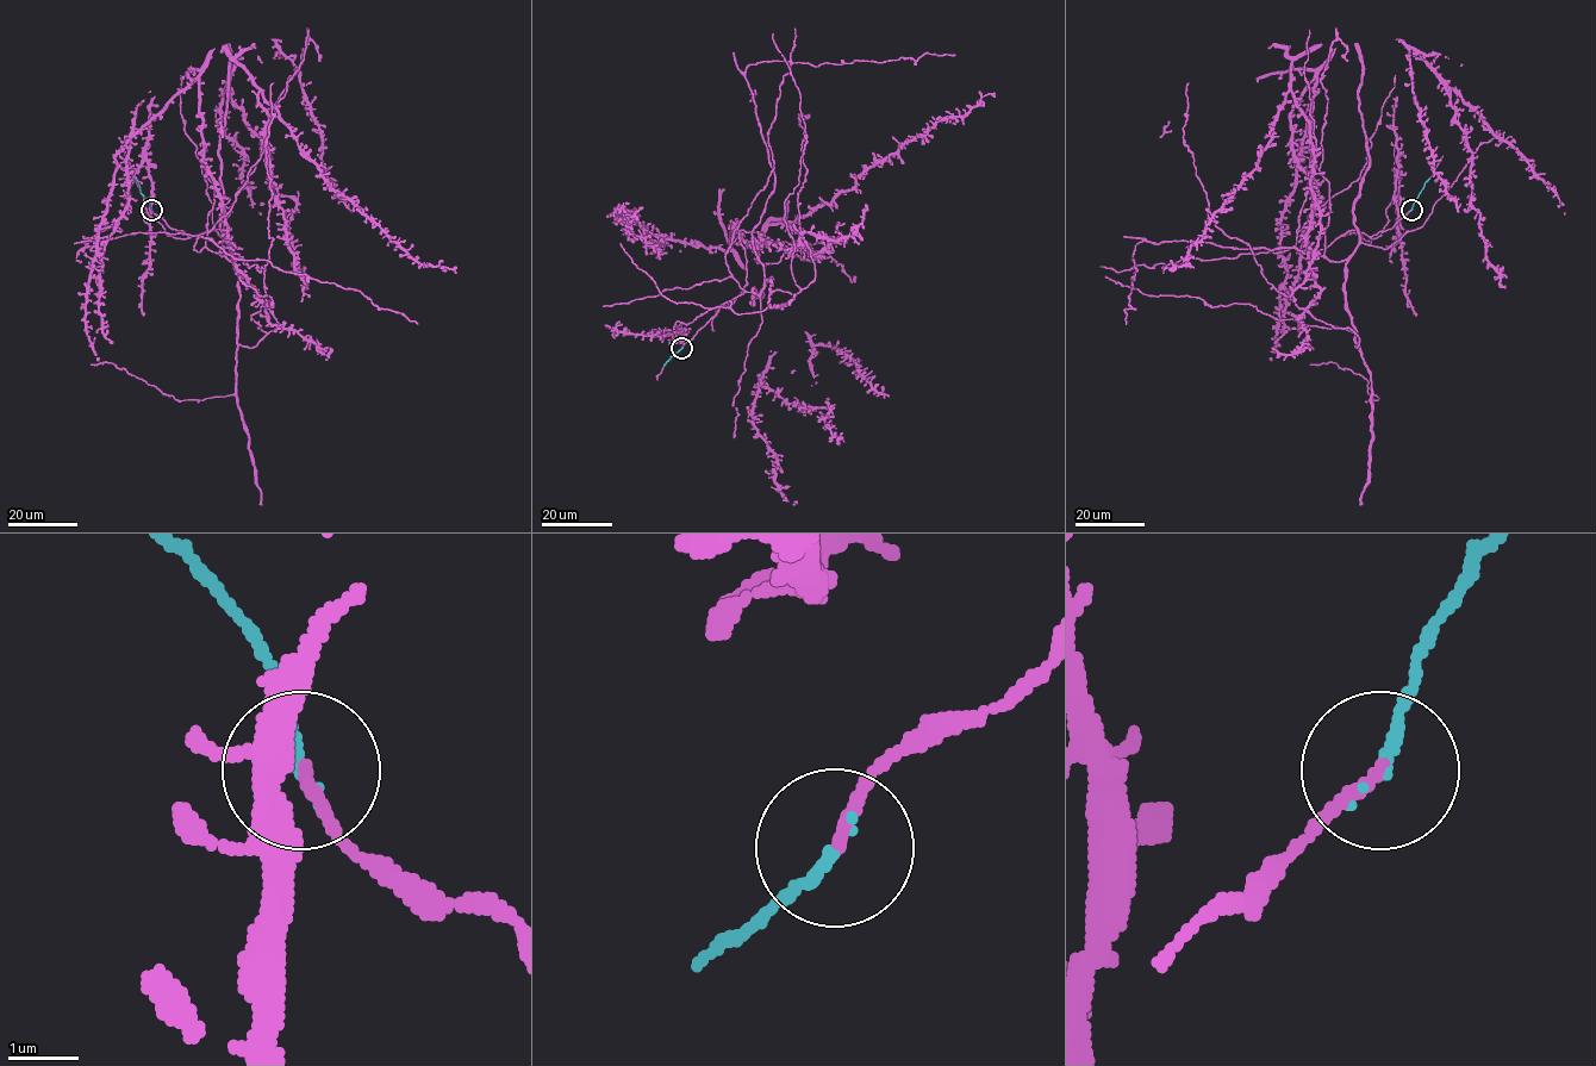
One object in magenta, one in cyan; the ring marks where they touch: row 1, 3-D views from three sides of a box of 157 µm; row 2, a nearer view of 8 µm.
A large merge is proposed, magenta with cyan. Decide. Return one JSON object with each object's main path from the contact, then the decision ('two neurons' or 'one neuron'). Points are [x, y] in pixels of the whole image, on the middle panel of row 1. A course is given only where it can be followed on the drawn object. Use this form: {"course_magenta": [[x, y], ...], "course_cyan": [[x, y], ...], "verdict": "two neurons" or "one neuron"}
{"course_magenta": [[683, 347], [767, 280], [797, 293], [810, 249], [733, 223], [729, 249], [650, 236], [628, 203]], "course_cyan": [[683, 347], [664, 366]], "verdict": "one neuron"}

